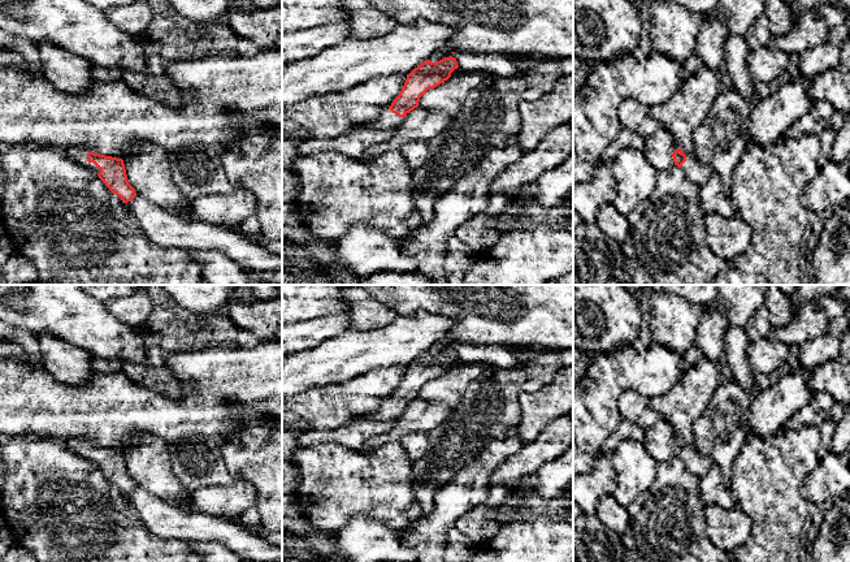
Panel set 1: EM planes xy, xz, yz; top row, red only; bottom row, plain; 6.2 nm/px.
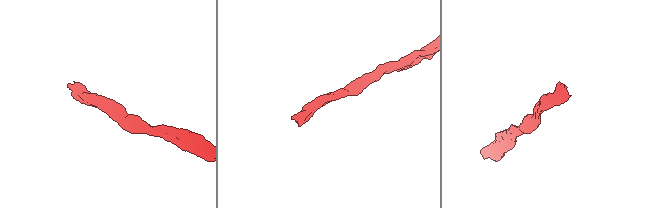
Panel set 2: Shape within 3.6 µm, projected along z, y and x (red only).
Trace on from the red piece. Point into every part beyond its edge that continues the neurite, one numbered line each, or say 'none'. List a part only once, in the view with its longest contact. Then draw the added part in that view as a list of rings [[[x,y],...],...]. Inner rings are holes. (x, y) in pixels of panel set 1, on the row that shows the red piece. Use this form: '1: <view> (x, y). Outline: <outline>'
1: xy (78, 154). Outline: [[[71,146],[71,147],[66,148],[66,156],[70,160],[94,170],[95,173],[99,173],[100,169],[94,163],[87,161],[87,154],[91,152],[91,151],[92,150],[87,148],[87,147],[81,147],[81,146],[74,147],[74,146]],[[94,152],[94,154],[96,154],[96,152]]]

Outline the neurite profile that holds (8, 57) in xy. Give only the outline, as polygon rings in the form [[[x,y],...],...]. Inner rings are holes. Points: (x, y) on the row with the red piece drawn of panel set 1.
[[[0,48],[0,68],[13,68],[22,72],[26,69],[26,61],[19,52],[9,48]]]

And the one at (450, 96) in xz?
[[[476,70],[451,75],[439,86],[428,90],[420,98],[419,107],[428,112],[446,112],[456,116],[469,92],[477,88],[487,74],[483,70]]]

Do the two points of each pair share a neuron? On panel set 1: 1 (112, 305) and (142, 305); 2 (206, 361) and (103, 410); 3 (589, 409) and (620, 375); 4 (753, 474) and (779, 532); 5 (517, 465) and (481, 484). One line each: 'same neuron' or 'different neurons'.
1: same neuron
2: same neuron
3: same neuron
4: same neuron
5: different neurons

